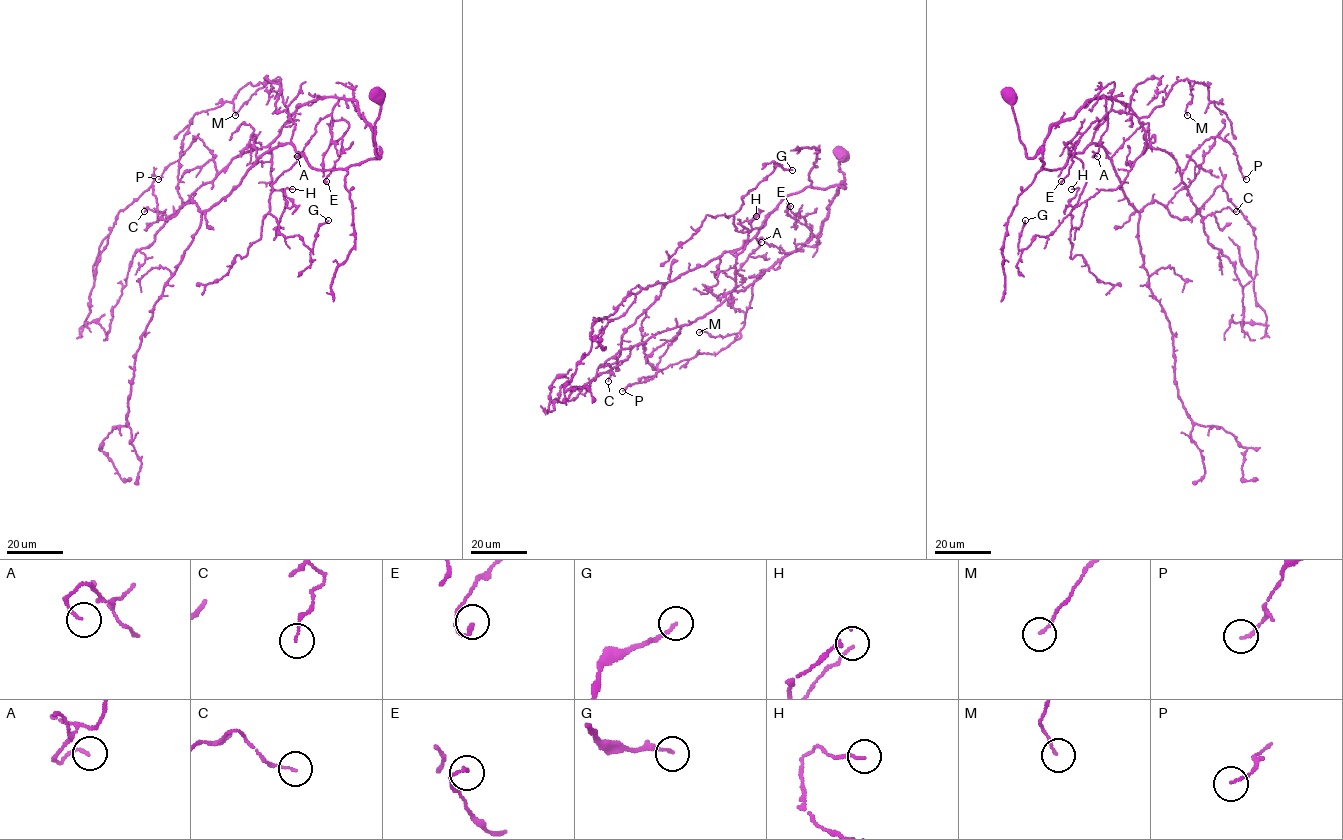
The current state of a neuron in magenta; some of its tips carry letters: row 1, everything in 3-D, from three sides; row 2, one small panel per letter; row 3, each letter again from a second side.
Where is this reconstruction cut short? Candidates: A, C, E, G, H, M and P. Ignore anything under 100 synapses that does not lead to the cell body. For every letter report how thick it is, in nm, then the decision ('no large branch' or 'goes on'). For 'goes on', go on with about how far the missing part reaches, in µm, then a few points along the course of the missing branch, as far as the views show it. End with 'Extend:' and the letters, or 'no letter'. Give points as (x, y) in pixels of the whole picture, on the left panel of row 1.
A: 100 nm thick; no large branch
C: 90 nm thick; no large branch
E: 140 nm thick; no large branch
G: 130 nm thick; no large branch
H: 100 nm thick; no large branch
M: 100 nm thick; no large branch
P: 100 nm thick; no large branch
Extend: no letter

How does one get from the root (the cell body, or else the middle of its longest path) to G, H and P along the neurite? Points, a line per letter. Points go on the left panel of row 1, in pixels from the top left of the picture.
G: (377, 95), (380, 157), (380, 147), (320, 170), (301, 156), (271, 186), (280, 234), (312, 250), (328, 220)
H: (377, 95), (380, 157), (356, 101), (296, 110), (270, 145), (270, 185), (288, 208), (292, 189)
P: (377, 95), (380, 157), (358, 103), (321, 97), (302, 104), (265, 147), (216, 174), (195, 136), (158, 179)

